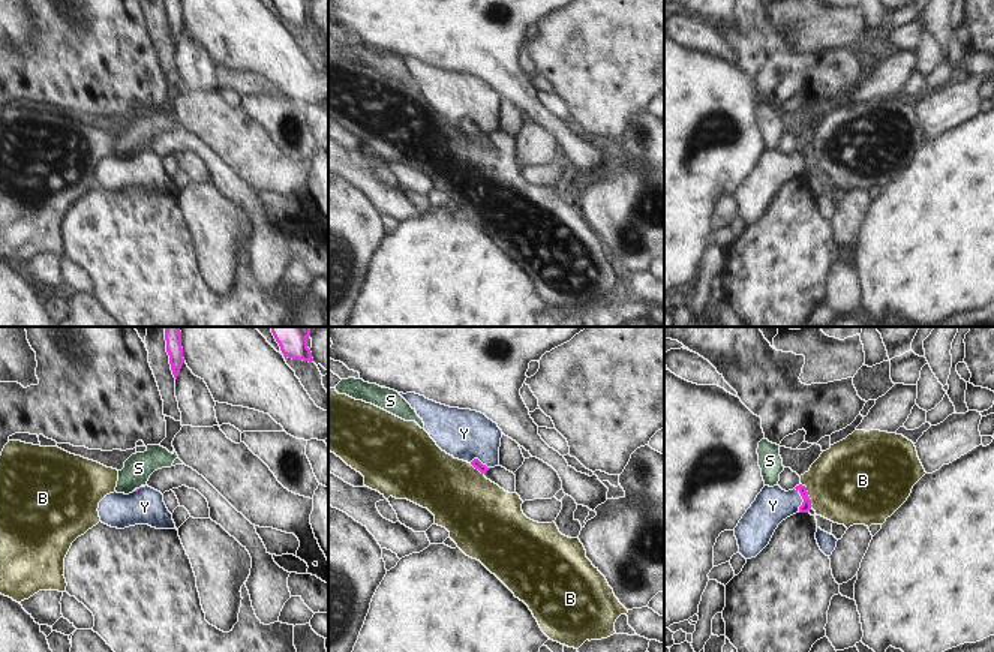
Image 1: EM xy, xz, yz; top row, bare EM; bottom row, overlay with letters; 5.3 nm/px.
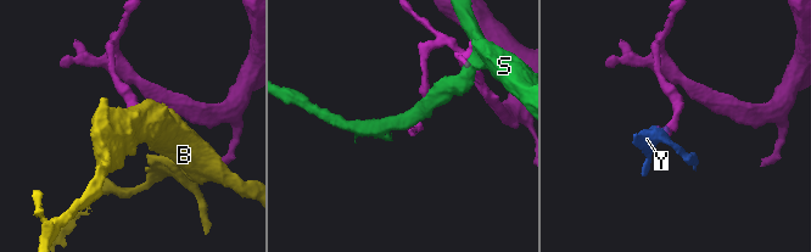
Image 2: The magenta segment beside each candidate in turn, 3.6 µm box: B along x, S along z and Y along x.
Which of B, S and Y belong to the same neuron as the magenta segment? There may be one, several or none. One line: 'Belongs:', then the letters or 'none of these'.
Belongs: Y

